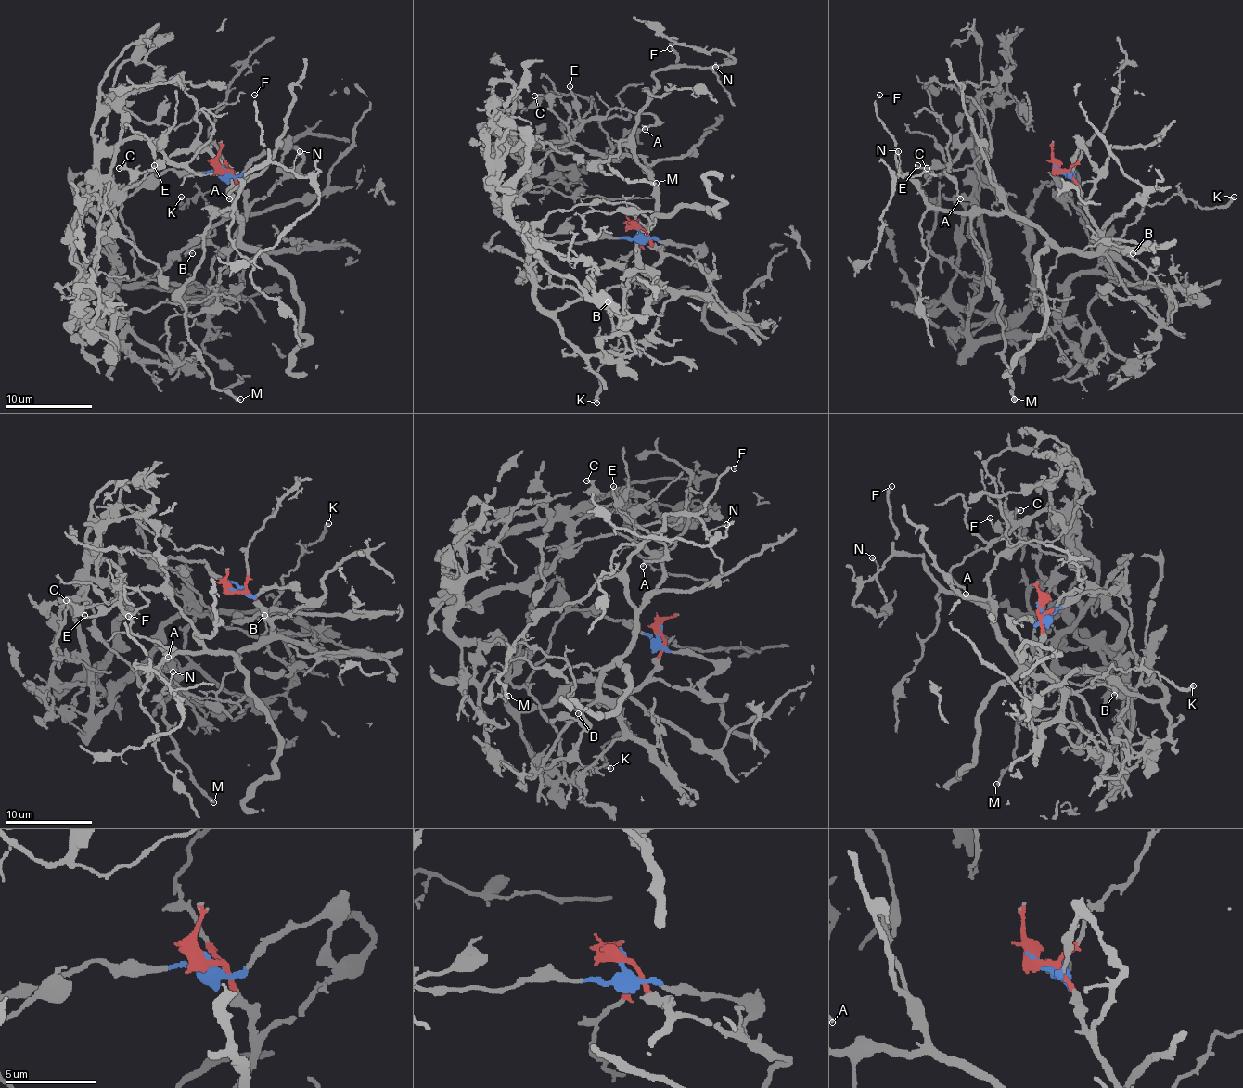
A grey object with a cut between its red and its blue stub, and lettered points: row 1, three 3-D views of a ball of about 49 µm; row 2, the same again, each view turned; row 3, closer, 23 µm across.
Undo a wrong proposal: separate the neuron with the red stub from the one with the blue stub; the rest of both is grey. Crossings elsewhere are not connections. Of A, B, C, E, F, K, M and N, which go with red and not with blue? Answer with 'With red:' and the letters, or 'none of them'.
With red: B, C, F, K, M, N

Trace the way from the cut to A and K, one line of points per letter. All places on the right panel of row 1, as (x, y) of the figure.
A: (1059, 168), (1072, 170), (1072, 183), (1044, 183), (1022, 223), (979, 170), (974, 139), (941, 174), (961, 198)
K: (1059, 168), (1074, 181), (1103, 250), (1146, 205), (1184, 194), (1201, 207), (1223, 207), (1235, 196)

